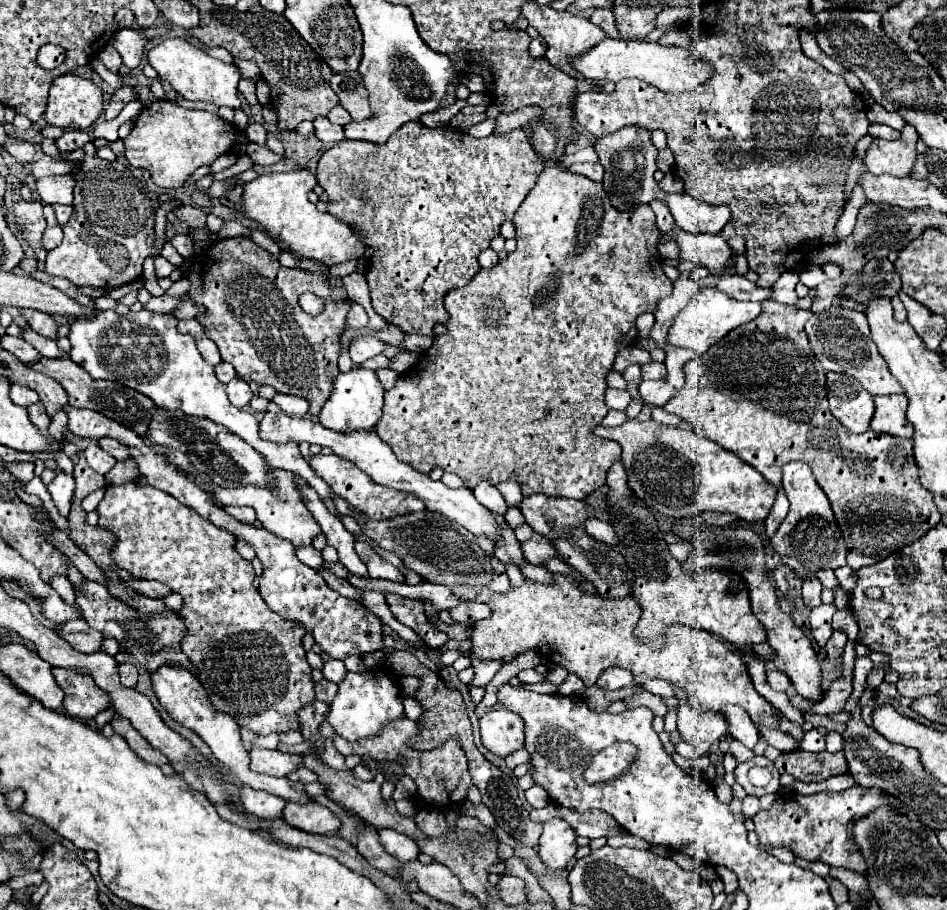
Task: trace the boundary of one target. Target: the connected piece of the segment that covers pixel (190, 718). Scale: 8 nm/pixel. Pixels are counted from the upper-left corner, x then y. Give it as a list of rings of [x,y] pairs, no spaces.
[[[160,667],[156,673],[152,673],[152,687],[154,687],[154,693],[160,701],[160,705],[168,711],[168,715],[192,729],[198,737],[202,737],[202,741],[212,749],[214,757],[242,783],[242,785],[248,785],[252,789],[264,789],[268,793],[274,793],[274,795],[280,795],[282,799],[286,801],[310,801],[308,795],[302,793],[302,783],[292,783],[290,779],[272,779],[268,775],[262,775],[262,773],[254,773],[248,763],[250,763],[250,757],[248,757],[248,751],[242,747],[242,739],[240,739],[240,725],[232,721],[230,715],[222,715],[218,713],[218,709],[214,709],[214,705],[210,705],[210,699],[206,697],[206,691],[202,689],[200,681],[186,669],[182,667]]]

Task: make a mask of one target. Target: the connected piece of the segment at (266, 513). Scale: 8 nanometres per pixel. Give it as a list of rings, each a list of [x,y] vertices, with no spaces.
[[[278,469],[278,497],[270,491],[270,489],[262,489],[256,485],[248,485],[248,487],[238,487],[238,489],[224,489],[224,487],[214,487],[214,499],[220,505],[248,505],[254,507],[256,517],[262,521],[264,529],[268,529],[270,533],[288,539],[290,543],[294,543],[294,547],[308,547],[312,543],[312,539],[318,535],[318,523],[314,521],[312,513],[306,509],[306,505],[302,503],[296,485],[294,485],[294,475],[290,471],[282,471]]]

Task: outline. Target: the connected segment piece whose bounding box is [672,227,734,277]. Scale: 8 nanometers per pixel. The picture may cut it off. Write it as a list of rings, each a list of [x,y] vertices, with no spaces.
[[[674,227],[672,233],[674,233],[674,239],[680,247],[682,259],[686,259],[690,263],[704,265],[710,271],[710,275],[714,275],[714,277],[722,277],[730,271],[734,251],[722,237],[718,237],[718,235],[692,235],[692,233],[686,233],[678,227]]]

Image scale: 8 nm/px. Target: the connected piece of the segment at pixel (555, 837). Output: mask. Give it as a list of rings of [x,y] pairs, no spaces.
[[[552,819],[544,823],[544,831],[540,835],[540,847],[538,857],[542,863],[550,869],[564,869],[568,861],[576,853],[576,833],[570,829],[570,825],[562,819]]]

